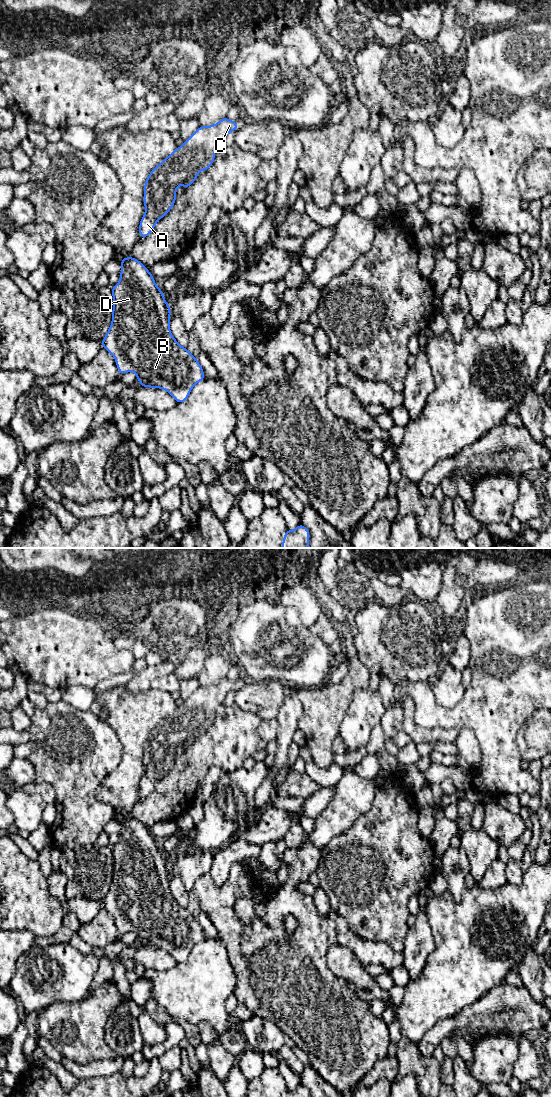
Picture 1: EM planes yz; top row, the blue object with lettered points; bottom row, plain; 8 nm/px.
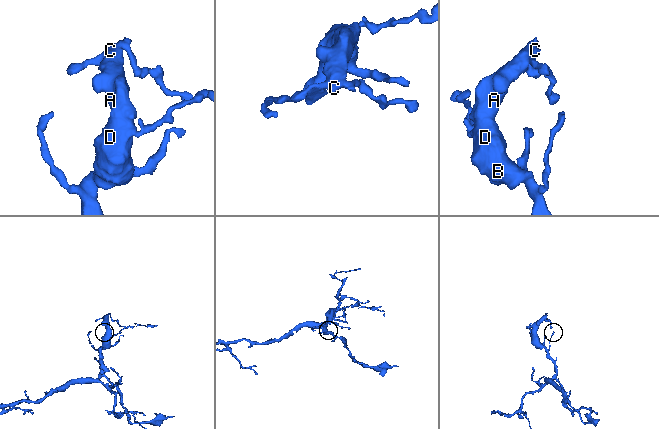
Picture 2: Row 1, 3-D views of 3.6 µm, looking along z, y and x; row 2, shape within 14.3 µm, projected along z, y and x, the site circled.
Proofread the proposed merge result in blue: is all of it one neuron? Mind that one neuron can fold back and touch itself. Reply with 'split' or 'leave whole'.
leave whole

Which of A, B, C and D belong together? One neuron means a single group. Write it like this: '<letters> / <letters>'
A B C D

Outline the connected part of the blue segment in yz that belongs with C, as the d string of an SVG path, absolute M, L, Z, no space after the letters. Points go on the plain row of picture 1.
M227 677L211 686L200 686L181 707L176 707L159 725L148 735L144 744L143 761L145 774L140 780L140 798L146 798L155 788L156 783L163 778L173 767L176 758L176 750L179 745L188 748L197 739L201 730L205 732L213 724L216 709L223 704L224 699L231 691L237 691L236 681Z

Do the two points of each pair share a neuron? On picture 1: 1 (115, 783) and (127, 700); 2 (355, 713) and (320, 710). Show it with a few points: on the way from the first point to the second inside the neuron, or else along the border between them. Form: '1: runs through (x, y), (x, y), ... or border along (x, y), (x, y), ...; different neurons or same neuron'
1: runs through (131, 762), (131, 721); same neuron
2: border along (355, 690), (340, 724), (340, 732), (338, 734); different neurons

